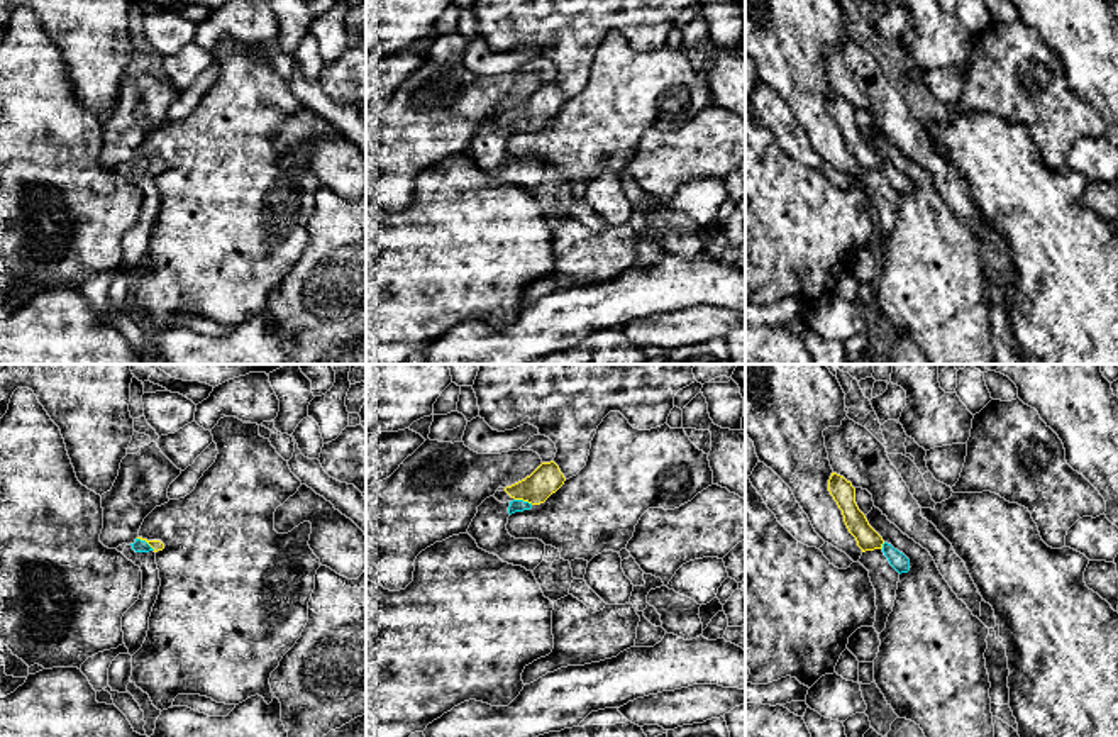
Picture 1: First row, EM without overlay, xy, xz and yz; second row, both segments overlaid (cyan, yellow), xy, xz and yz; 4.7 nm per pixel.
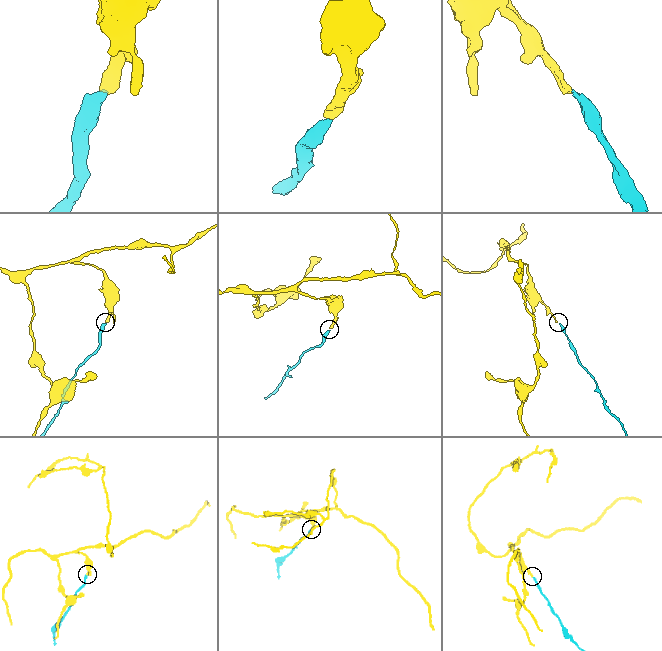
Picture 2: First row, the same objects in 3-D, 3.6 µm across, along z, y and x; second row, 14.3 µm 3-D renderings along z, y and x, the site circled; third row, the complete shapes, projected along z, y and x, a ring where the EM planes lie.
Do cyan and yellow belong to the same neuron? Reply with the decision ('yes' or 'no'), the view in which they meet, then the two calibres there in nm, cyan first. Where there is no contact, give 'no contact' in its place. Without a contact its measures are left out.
yes; contact in xz; calibres 60 and 140 nm

